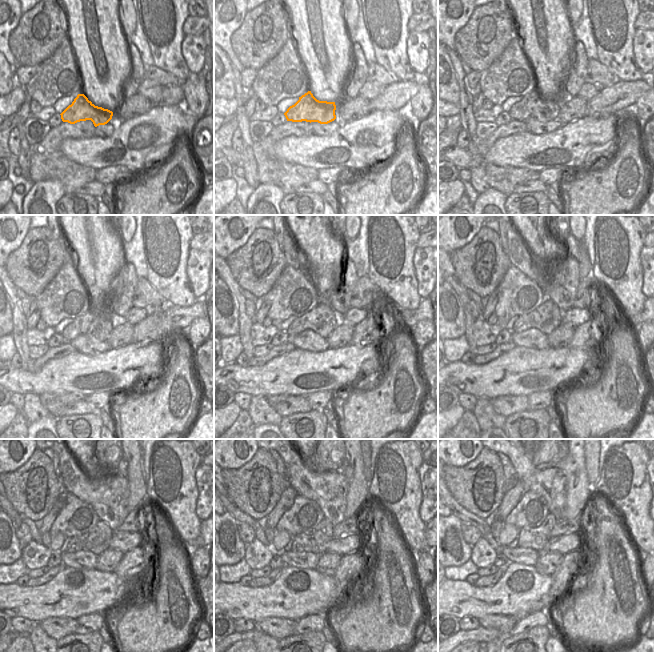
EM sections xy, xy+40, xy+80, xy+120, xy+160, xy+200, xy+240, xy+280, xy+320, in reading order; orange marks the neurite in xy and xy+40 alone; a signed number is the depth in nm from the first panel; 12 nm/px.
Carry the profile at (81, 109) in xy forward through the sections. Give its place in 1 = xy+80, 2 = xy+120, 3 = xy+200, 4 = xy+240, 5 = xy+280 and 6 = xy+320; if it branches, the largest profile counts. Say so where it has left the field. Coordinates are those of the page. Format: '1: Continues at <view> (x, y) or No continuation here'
1: Continues at xy+80 (536, 104)
2: Continues at xy+120 (98, 321)
3: Continues at xy+200 (546, 318)
4: Continues at xy+240 (96, 541)
5: Continues at xy+280 (316, 541)
6: Continues at xy+320 (534, 538).

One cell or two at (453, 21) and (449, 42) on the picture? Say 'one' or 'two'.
one

